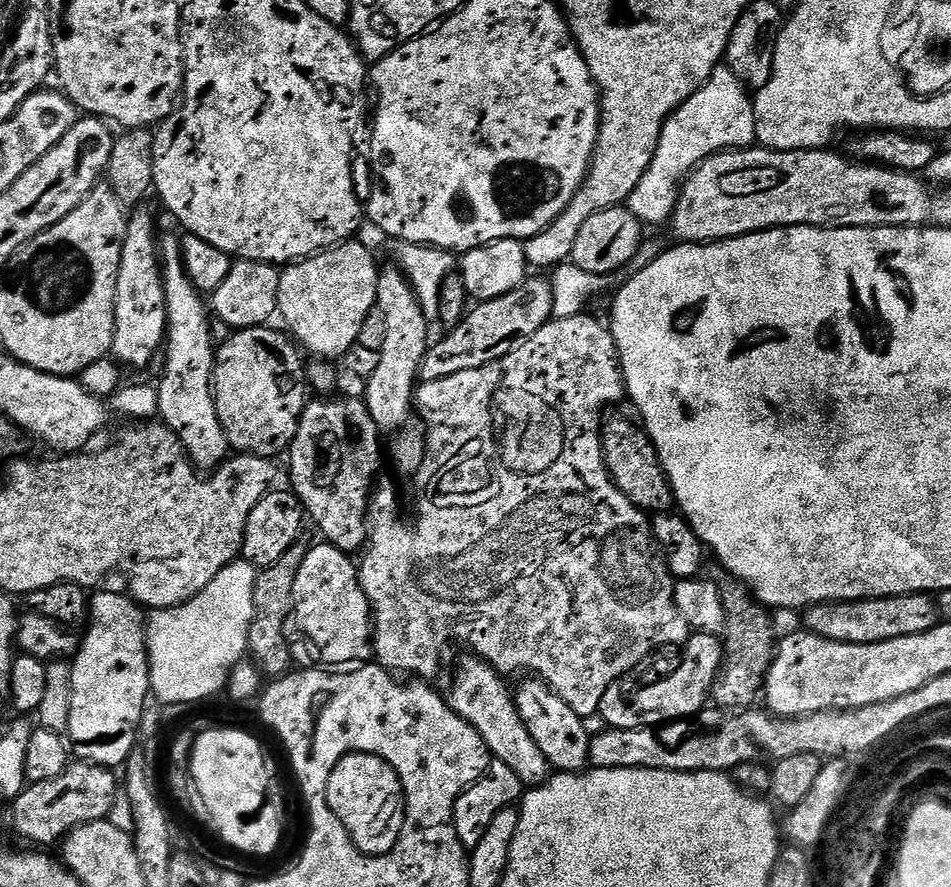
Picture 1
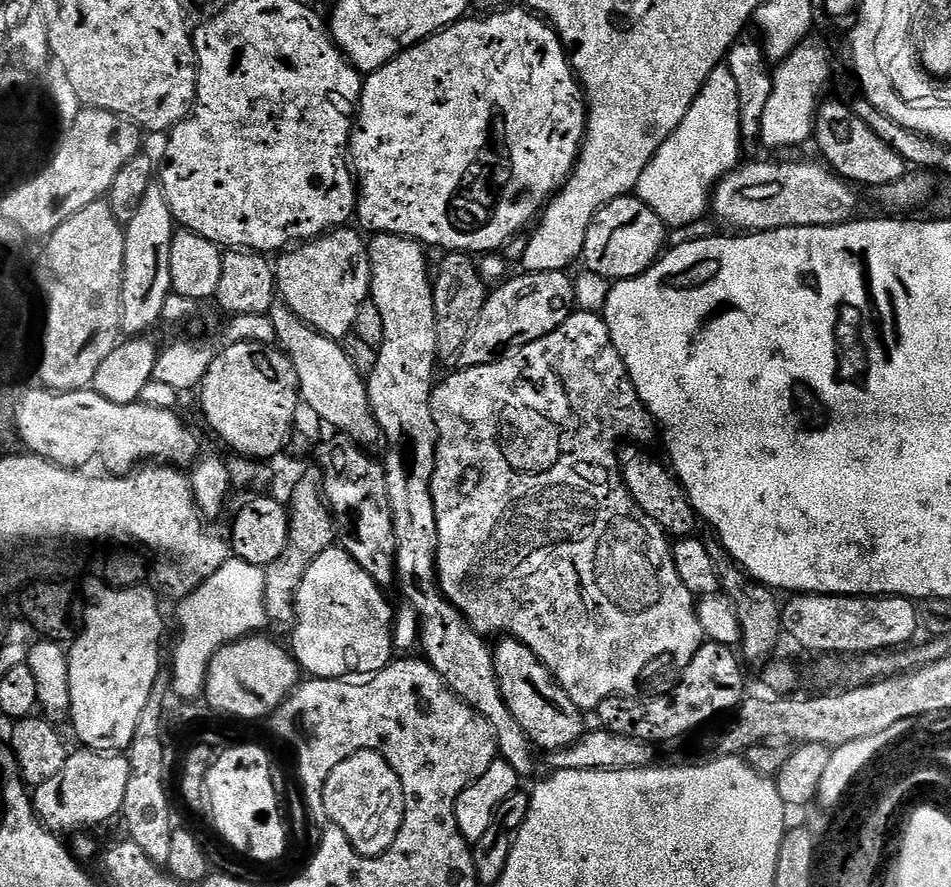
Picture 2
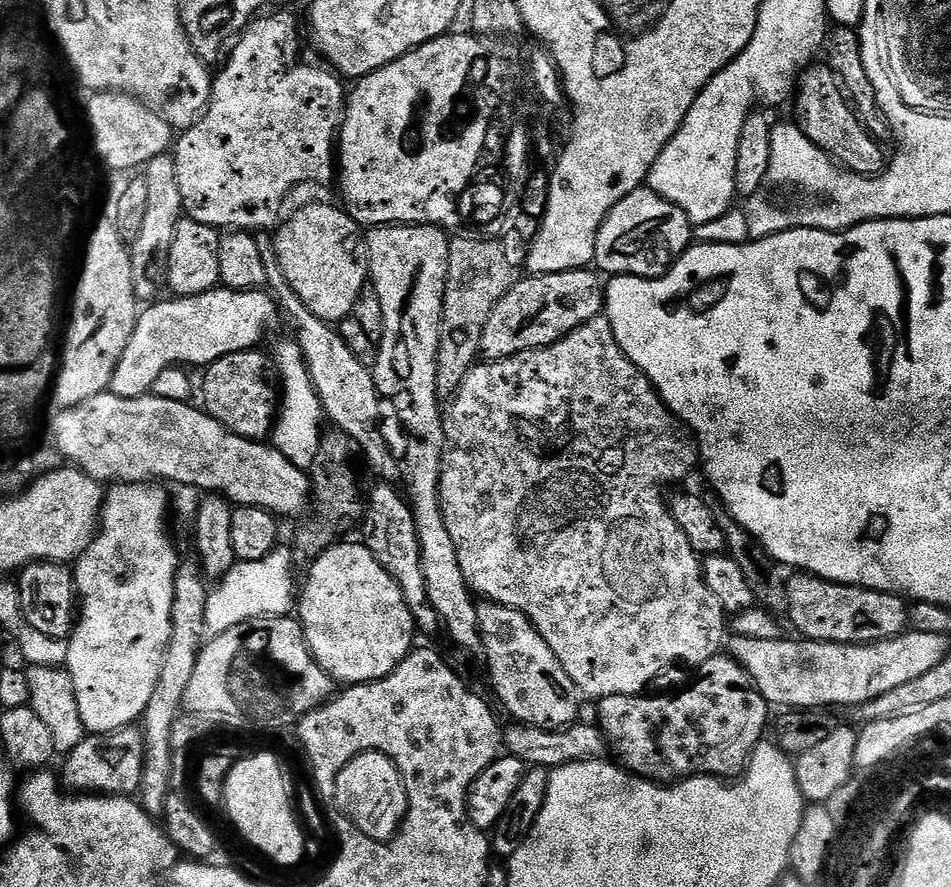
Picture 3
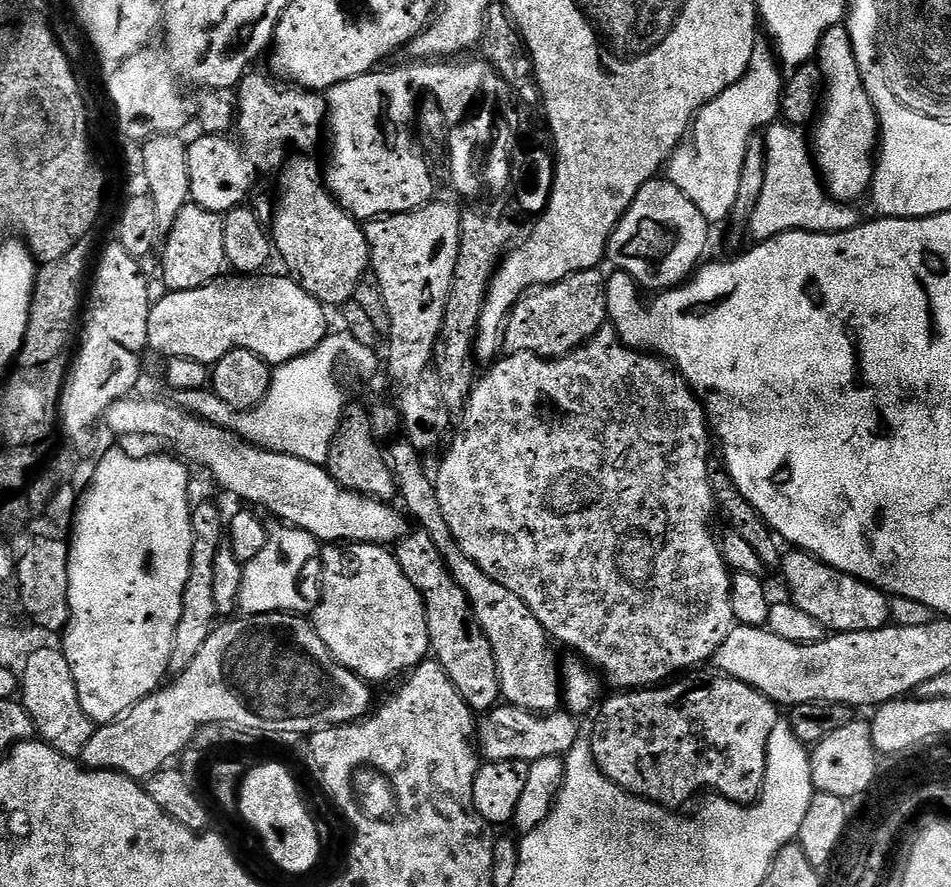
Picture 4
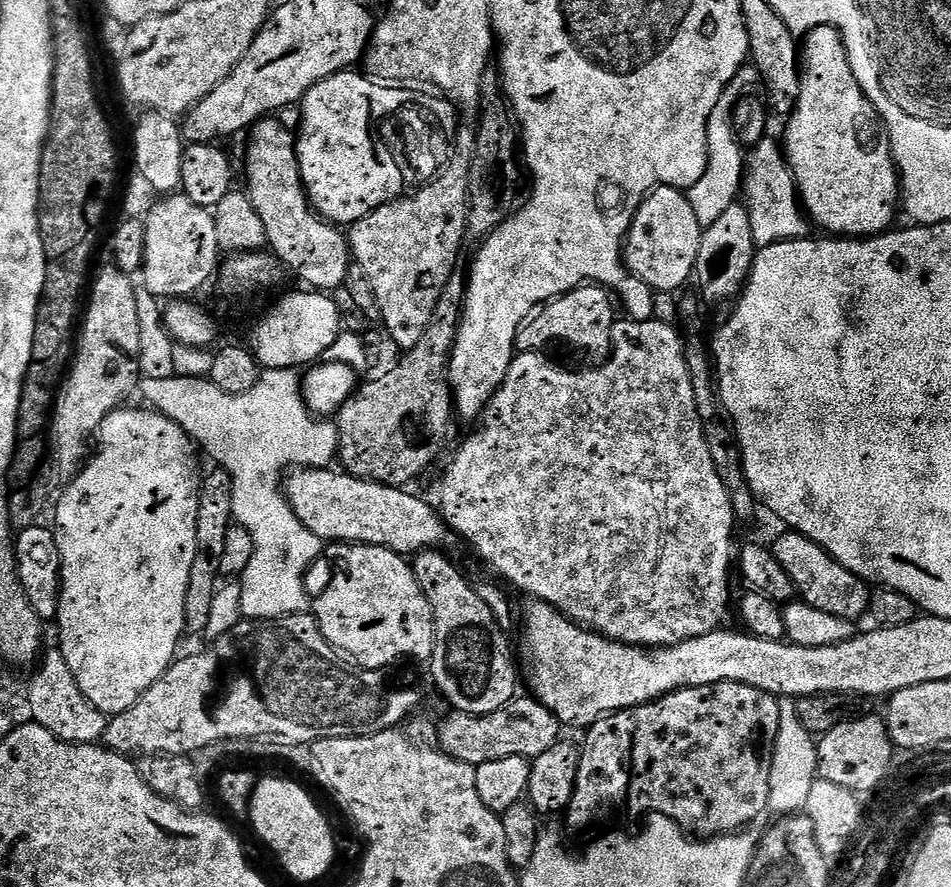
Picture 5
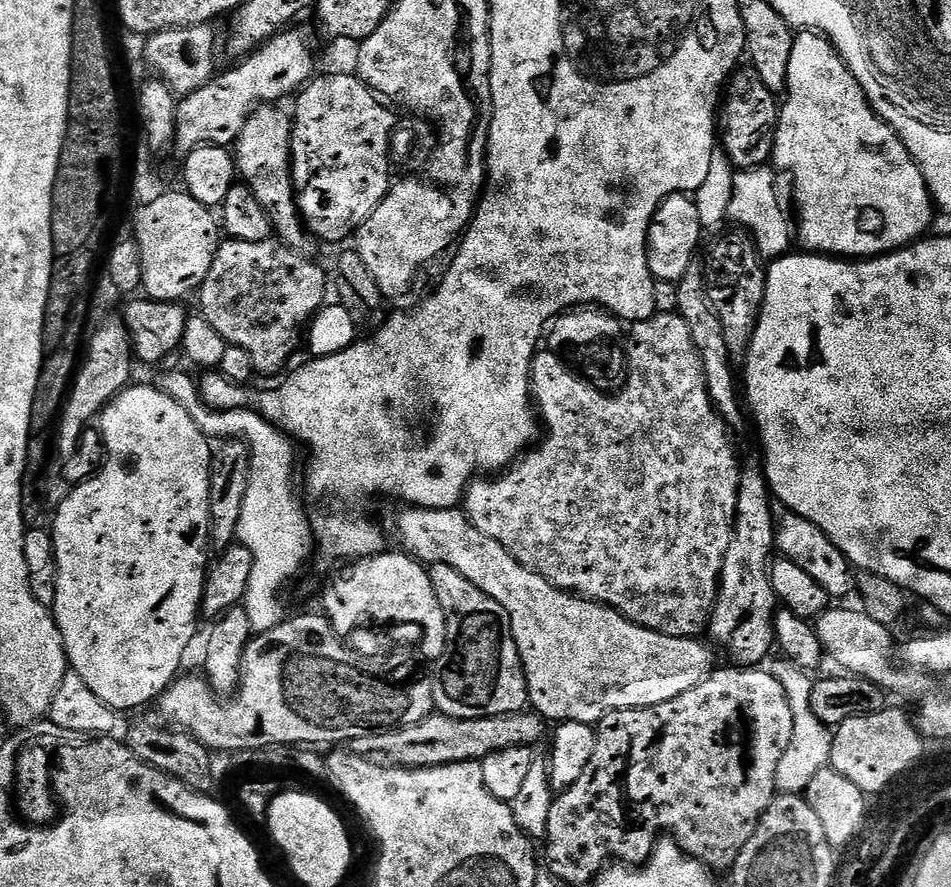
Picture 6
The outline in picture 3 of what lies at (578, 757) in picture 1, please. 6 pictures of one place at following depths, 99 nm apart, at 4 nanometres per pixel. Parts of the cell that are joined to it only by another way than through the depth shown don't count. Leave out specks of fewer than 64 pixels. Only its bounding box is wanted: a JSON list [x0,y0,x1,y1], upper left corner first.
[476,599,582,730]

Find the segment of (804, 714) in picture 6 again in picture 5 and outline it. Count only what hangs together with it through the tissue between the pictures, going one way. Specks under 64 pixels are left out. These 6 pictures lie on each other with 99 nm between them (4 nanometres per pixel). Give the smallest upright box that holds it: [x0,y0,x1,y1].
[768,702,820,814]

